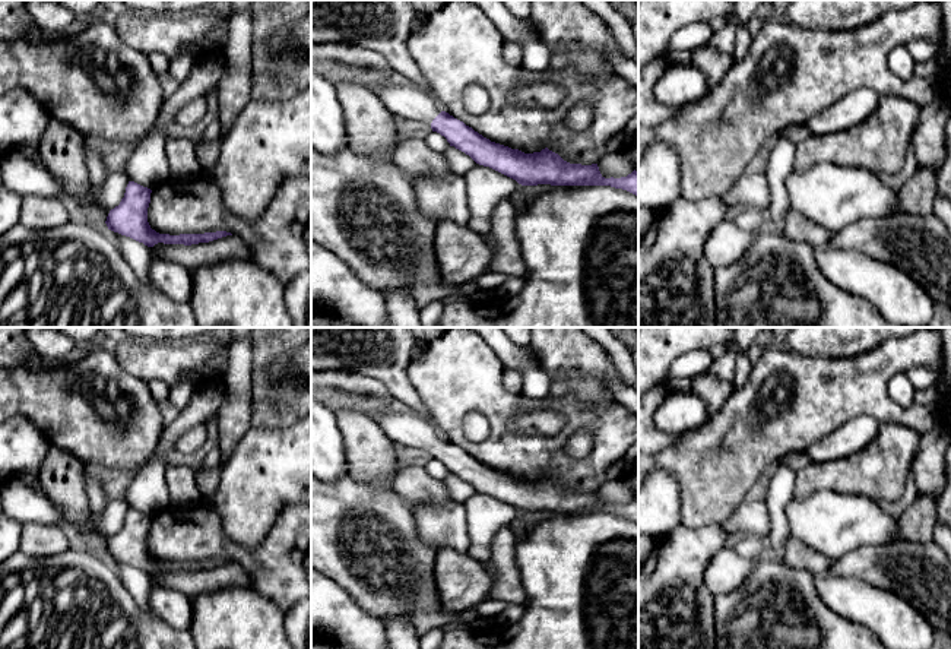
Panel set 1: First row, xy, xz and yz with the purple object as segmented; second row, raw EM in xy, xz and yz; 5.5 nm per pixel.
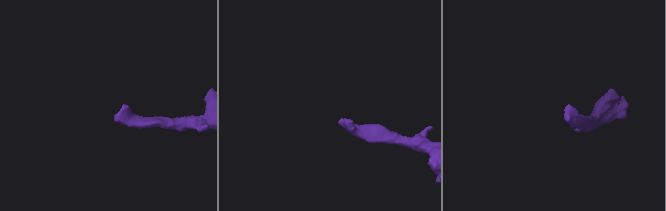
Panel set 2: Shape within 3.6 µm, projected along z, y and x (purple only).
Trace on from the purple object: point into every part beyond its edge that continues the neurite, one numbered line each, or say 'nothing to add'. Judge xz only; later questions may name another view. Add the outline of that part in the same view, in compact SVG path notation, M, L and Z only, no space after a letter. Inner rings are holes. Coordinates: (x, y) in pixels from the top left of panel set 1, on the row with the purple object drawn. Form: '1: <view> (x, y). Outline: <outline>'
1: xz (411, 103). Outline: M389 83L375 91L384 107L393 114L408 120L431 124L443 111L437 99L415 86Z

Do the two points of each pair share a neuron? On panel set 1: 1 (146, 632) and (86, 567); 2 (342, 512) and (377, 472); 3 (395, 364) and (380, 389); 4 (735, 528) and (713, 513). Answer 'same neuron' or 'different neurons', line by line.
1: same neuron
2: different neurons
3: different neurons
4: different neurons

